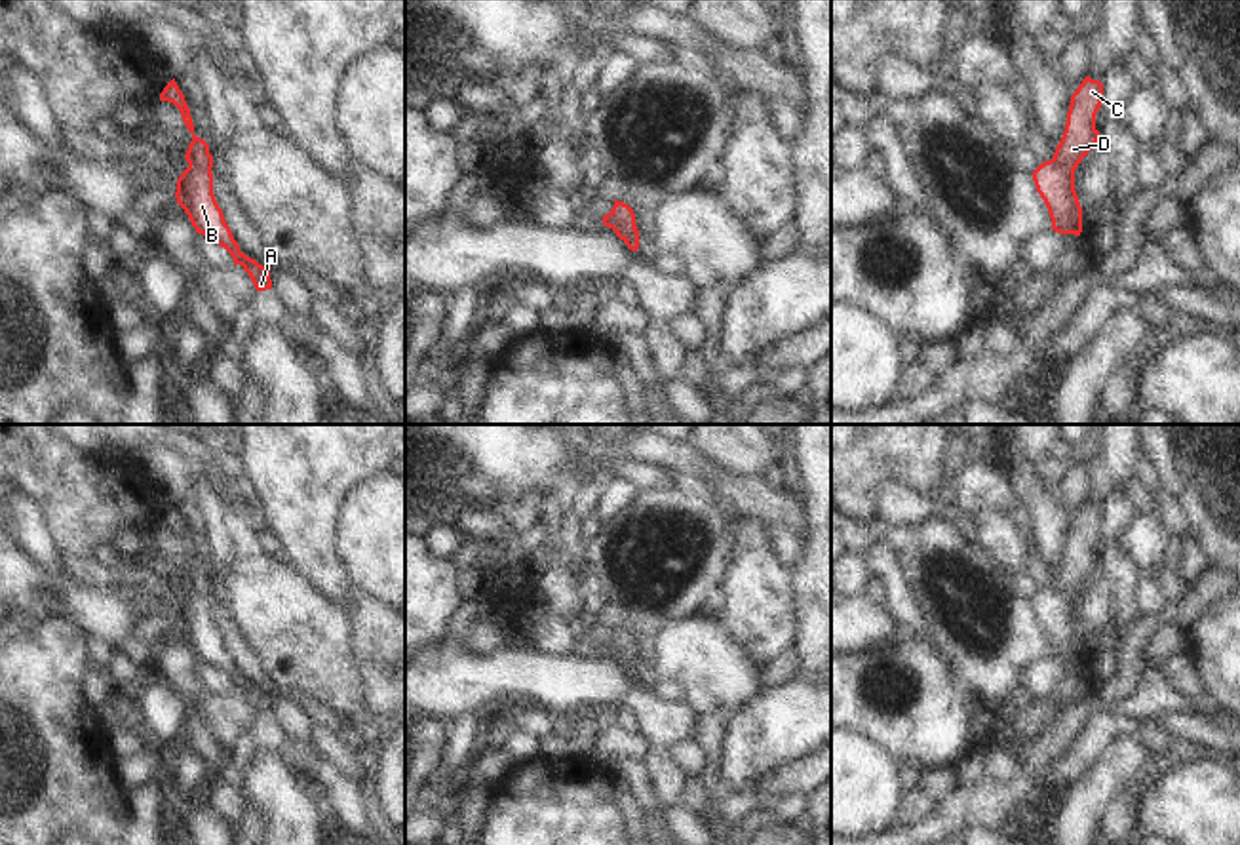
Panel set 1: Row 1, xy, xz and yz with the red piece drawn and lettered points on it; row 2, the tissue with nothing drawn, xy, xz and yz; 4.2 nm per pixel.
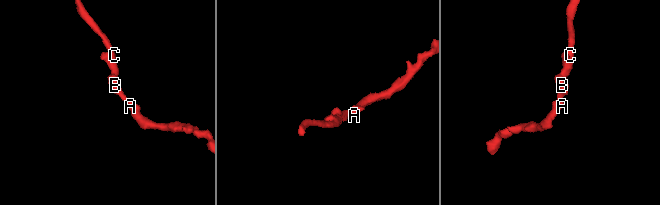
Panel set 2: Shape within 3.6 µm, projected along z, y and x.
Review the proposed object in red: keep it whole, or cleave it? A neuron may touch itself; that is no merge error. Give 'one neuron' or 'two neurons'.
one neuron

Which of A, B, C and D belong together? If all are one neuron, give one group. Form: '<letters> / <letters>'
A B C D

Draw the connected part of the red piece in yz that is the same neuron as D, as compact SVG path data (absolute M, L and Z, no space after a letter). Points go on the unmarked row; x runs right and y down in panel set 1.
M1086 502L1071 521L1067 550L1054 584L1033 598L1037 619L1044 626L1052 657L1059 660L1082 658L1082 634L1075 617L1075 596L1099 569L1095 540L1101 535L1103 510Z

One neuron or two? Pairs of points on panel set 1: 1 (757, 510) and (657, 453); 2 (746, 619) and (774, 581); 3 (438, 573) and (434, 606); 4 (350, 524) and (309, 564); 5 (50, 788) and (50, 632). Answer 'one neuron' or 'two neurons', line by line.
1: one neuron
2: one neuron
3: one neuron
4: two neurons
5: one neuron

